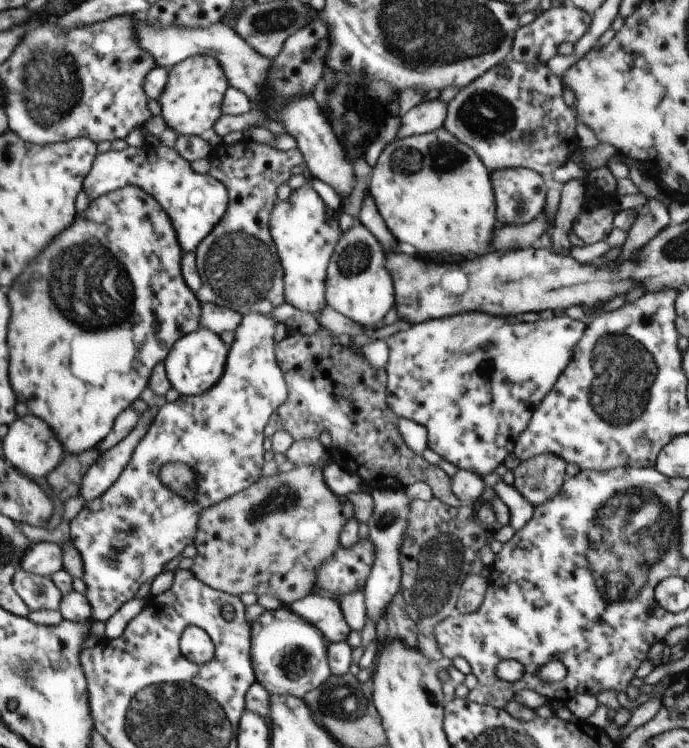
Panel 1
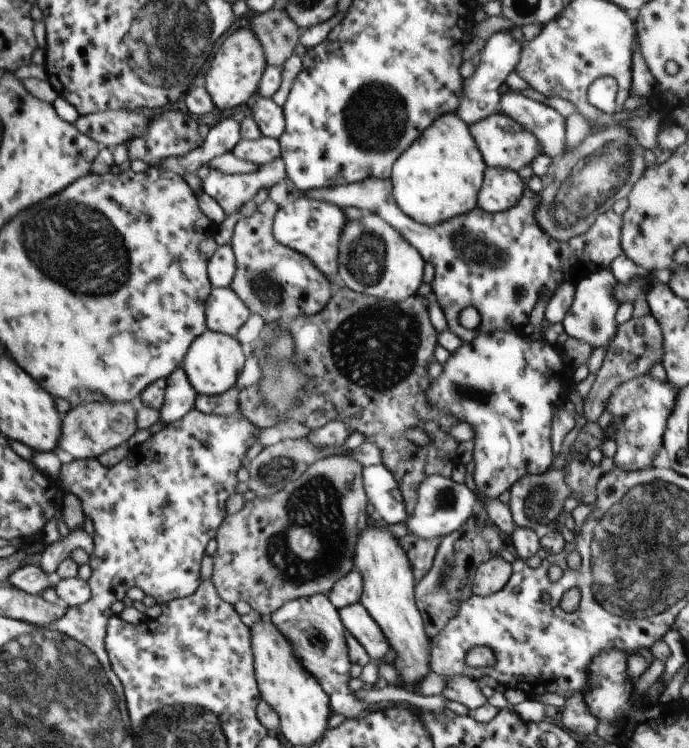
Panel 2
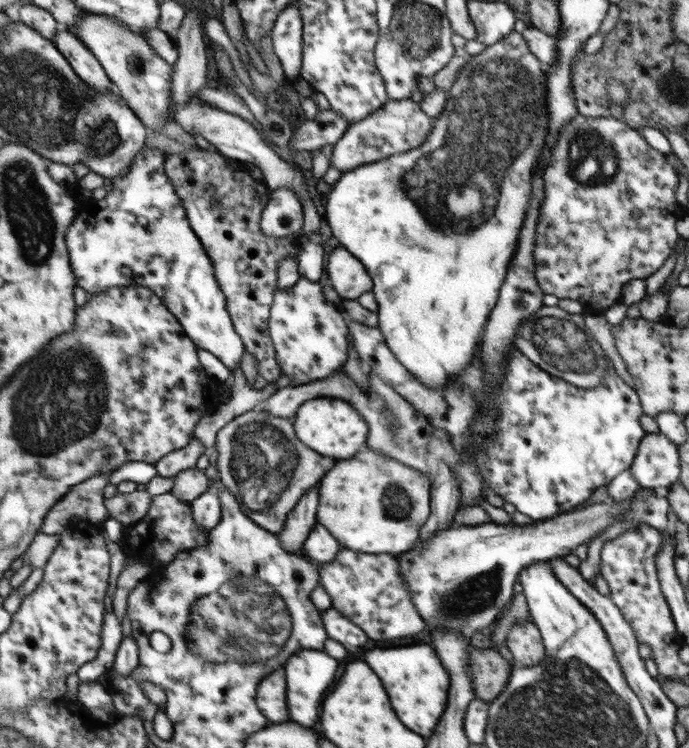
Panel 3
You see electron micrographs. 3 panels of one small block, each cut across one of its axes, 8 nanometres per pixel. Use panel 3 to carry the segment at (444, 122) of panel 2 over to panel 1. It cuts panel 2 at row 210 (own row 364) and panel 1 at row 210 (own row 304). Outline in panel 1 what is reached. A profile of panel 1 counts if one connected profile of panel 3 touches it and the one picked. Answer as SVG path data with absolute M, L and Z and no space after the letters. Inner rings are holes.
M443 127L430 133L394 139L388 144L372 170L369 190L378 214L399 243L408 243L419 255L450 254L472 256L488 252L492 246L493 230L501 225L495 216L495 197L490 172L482 160Z

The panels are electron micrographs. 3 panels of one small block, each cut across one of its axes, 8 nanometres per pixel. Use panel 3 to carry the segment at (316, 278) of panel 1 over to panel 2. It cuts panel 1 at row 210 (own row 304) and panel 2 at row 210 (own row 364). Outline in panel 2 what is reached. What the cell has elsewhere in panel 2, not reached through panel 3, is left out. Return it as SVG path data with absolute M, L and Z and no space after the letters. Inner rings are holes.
M302 196L296 200L290 200L286 206L278 209L273 220L273 237L280 244L313 260L322 274L333 282L339 264L338 243L347 220L344 210L341 208Z

